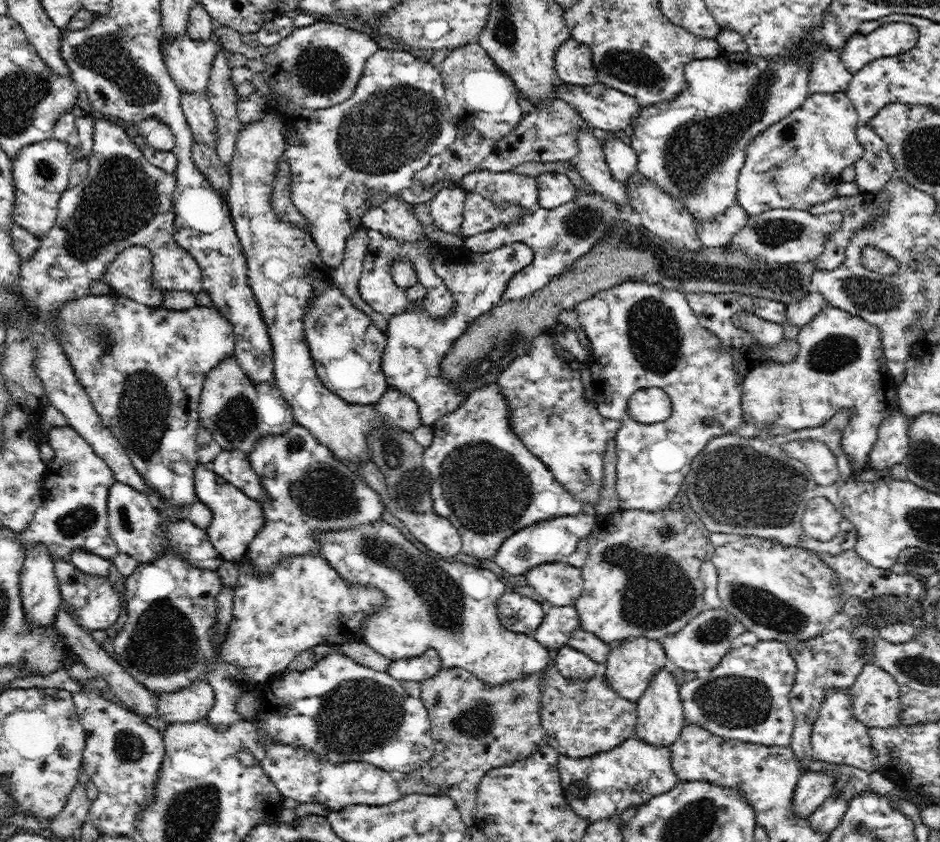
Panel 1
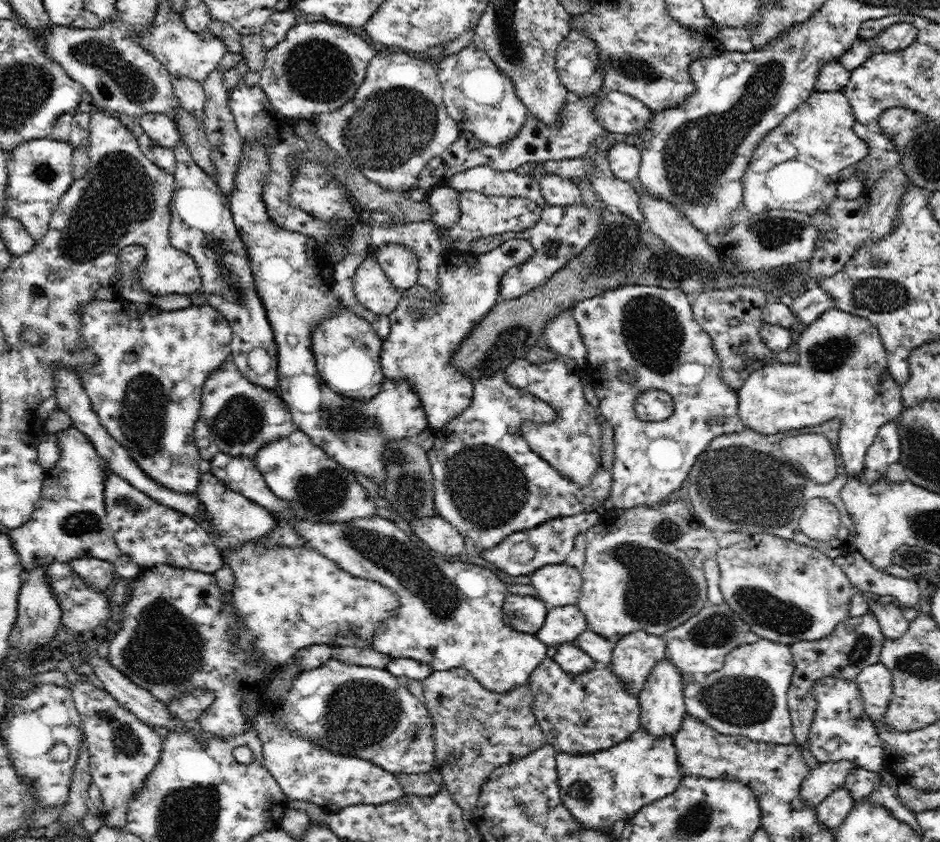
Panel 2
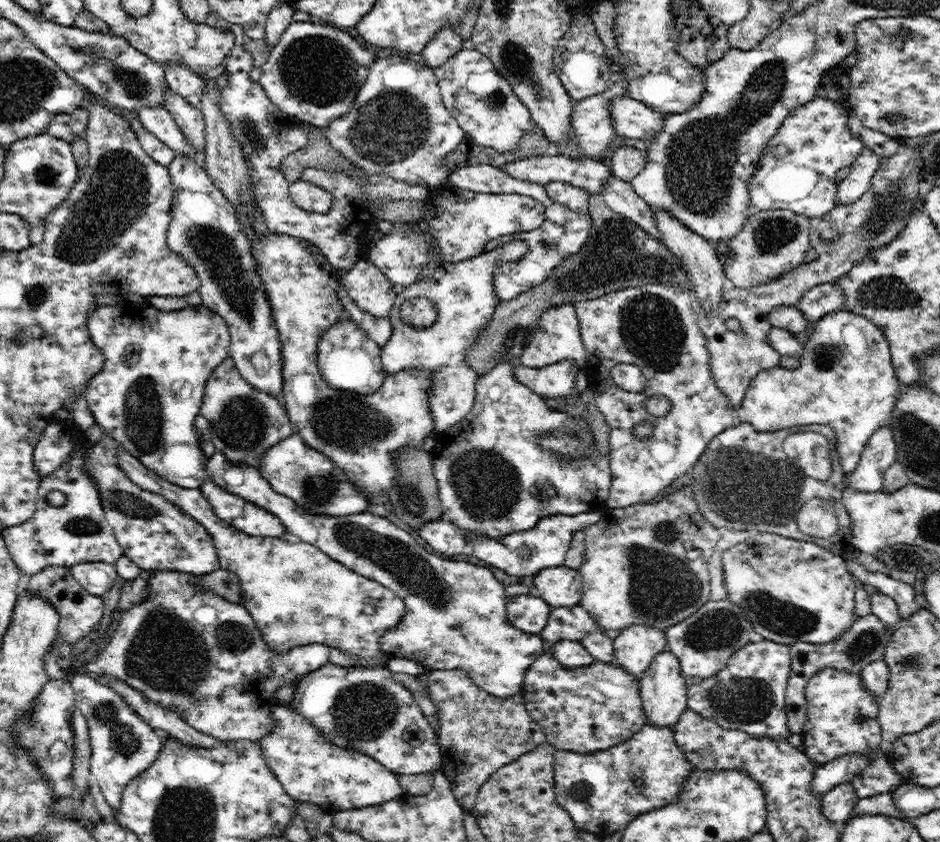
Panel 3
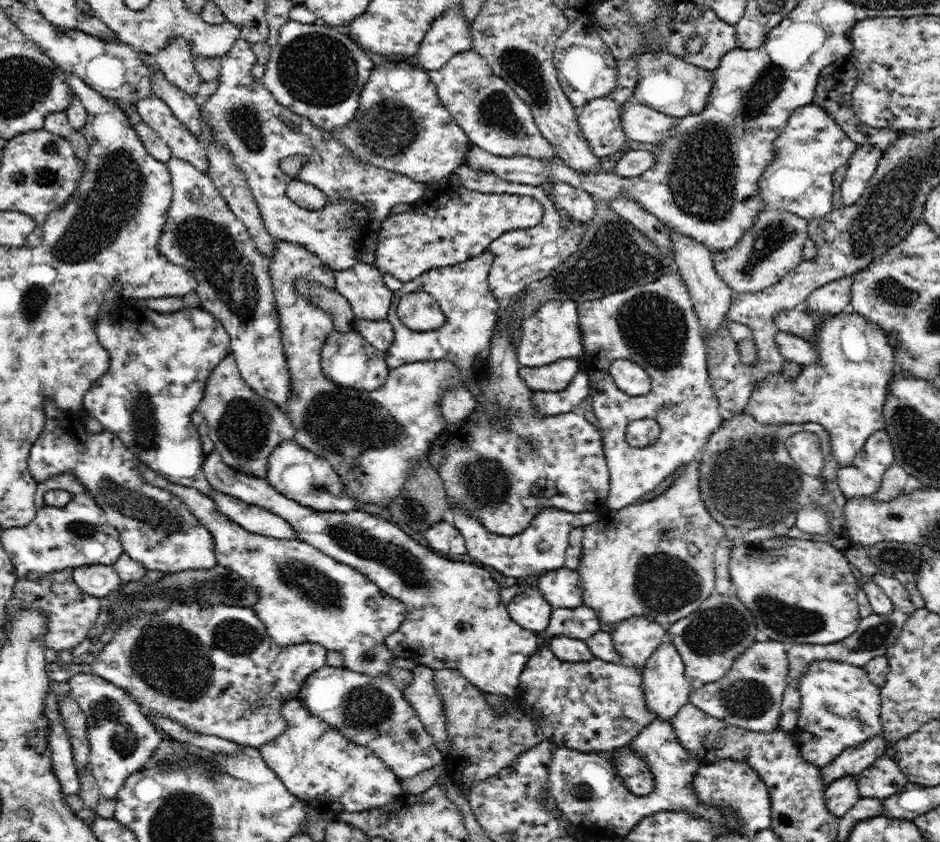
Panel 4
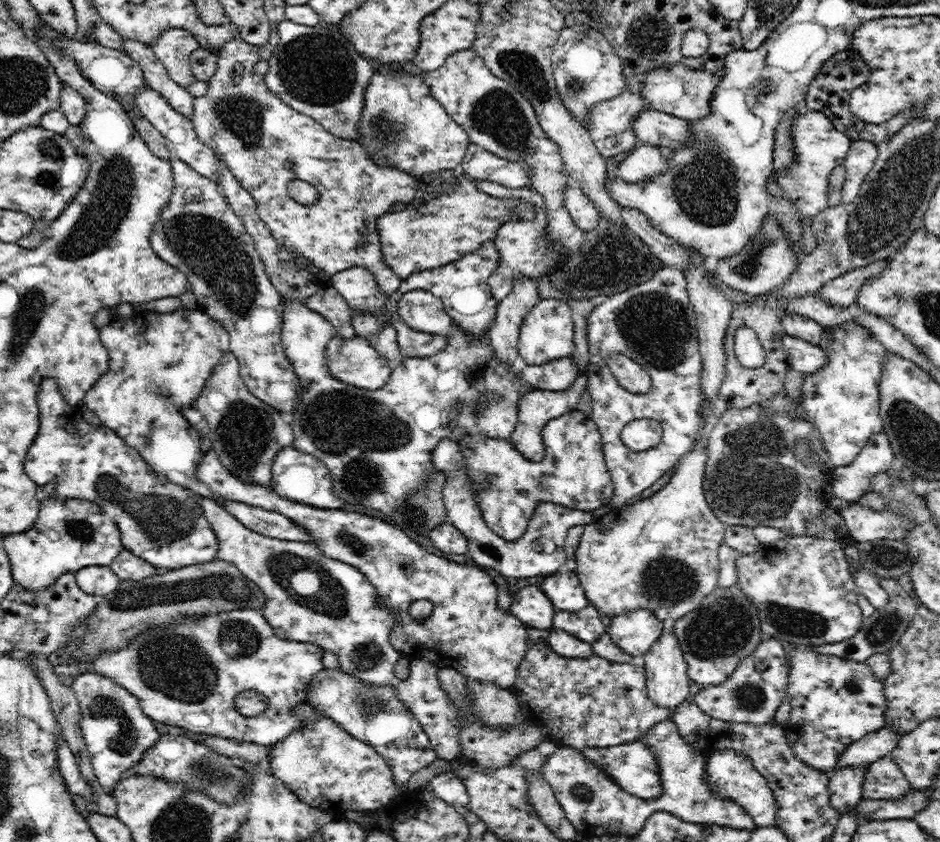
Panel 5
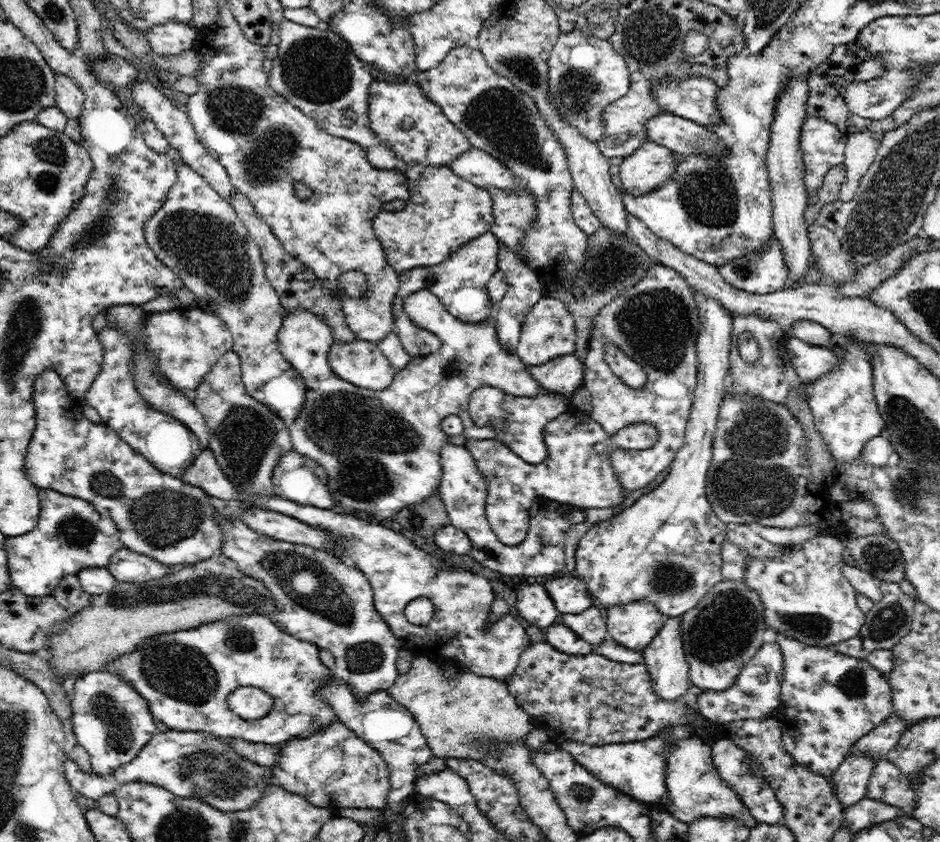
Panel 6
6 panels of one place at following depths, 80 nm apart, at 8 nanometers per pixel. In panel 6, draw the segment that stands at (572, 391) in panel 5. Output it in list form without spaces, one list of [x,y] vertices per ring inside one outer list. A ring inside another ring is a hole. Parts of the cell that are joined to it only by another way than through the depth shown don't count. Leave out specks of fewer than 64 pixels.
[[[481,386],[469,396],[469,416],[479,427],[496,427],[496,439],[500,439],[528,464],[544,462],[547,457],[542,430],[547,422],[558,418],[566,411],[570,396],[562,393],[544,393],[533,397],[520,397],[508,394],[499,388]]]

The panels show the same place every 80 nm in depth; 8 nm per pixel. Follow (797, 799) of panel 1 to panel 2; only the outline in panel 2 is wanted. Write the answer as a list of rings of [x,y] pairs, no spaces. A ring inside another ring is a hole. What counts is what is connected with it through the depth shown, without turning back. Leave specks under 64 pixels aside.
[[[851,760],[828,761],[814,766],[802,782],[801,799],[808,806],[817,807],[831,792],[841,788],[852,769],[858,767],[857,762]]]

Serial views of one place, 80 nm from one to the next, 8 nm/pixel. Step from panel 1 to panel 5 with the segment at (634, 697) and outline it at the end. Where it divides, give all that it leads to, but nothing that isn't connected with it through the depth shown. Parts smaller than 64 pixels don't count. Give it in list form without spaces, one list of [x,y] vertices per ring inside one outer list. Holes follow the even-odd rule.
[[[645,608],[622,612],[607,619],[607,631],[614,644],[639,662],[660,638],[662,630],[663,621]]]

